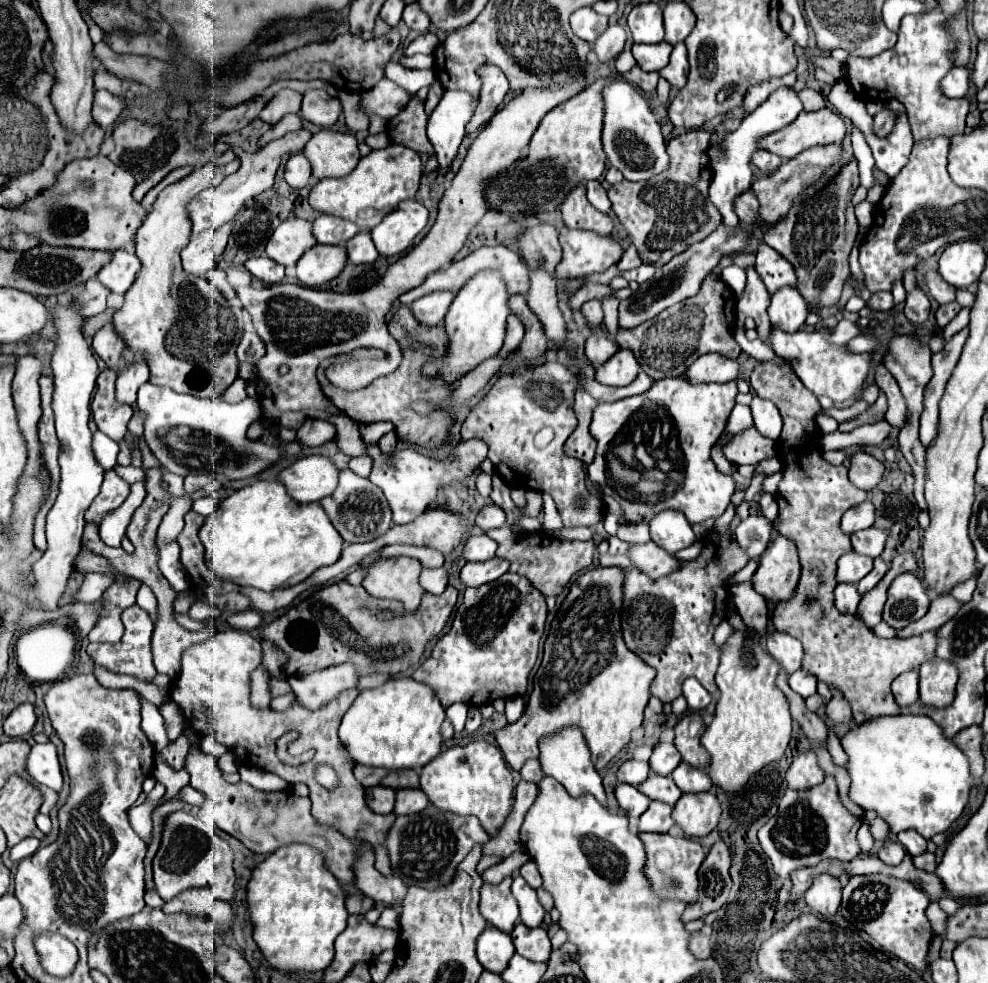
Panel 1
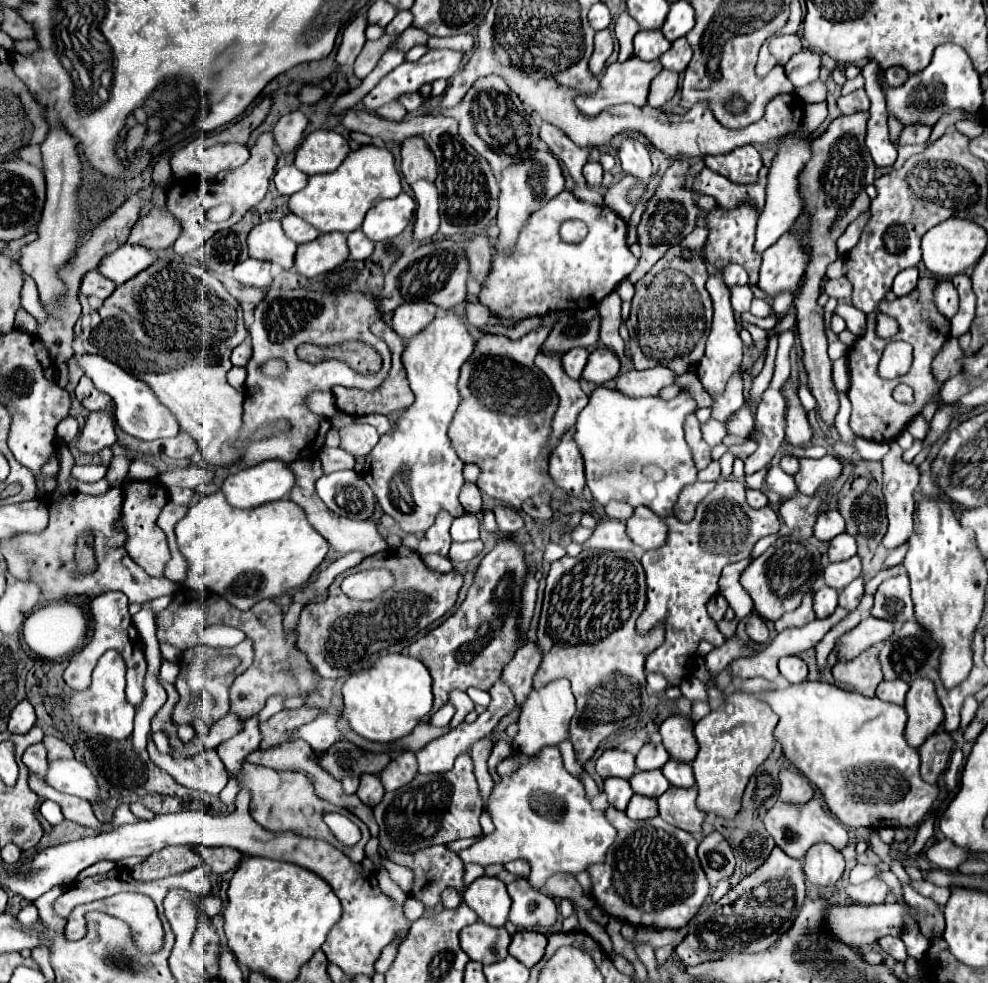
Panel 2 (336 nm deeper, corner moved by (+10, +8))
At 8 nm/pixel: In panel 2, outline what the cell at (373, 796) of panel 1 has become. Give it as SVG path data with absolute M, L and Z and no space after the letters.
M366 774L366 776L360 776L360 786L358 786L358 798L366 804L366 806L376 806L382 796L384 796L384 786L380 782L378 776L374 774Z

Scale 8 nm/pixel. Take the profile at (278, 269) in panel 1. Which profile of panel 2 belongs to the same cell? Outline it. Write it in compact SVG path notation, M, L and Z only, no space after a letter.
M248 258L248 260L234 266L234 278L244 286L256 286L256 288L268 290L272 284L270 264L262 262L262 260Z

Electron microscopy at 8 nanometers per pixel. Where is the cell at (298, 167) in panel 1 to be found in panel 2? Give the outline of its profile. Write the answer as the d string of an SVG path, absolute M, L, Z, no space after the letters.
M294 164L282 166L274 176L274 184L276 184L278 192L284 196L292 196L294 192L302 190L306 186L306 182L308 182L308 176L304 172L300 172Z

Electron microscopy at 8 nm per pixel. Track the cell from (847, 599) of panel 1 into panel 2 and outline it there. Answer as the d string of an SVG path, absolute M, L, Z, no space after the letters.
M820 586L814 592L814 612L816 618L826 618L830 616L838 606L838 592L830 586Z

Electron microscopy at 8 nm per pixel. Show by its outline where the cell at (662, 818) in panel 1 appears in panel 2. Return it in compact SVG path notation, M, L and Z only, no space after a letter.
M634 794L628 808L626 808L626 816L630 816L632 820L646 820L646 818L654 818L658 814L658 806L654 798L646 798L646 796L638 796Z

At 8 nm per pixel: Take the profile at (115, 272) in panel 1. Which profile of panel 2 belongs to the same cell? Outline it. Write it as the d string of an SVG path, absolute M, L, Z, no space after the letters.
M122 244L116 252L106 256L100 264L100 272L114 280L116 284L124 284L130 280L134 274L146 270L150 264L154 264L154 256L148 248L144 246L132 246L132 244Z

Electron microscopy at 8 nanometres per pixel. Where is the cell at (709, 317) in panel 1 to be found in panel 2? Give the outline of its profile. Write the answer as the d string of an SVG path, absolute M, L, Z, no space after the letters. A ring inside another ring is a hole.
M698 224L690 236L686 236L680 244L672 246L654 266L652 270L636 282L636 296L632 298L632 310L630 318L626 322L630 330L630 352L632 362L638 370L654 368L654 366L668 366L676 376L690 370L690 366L698 364L704 356L706 338L710 334L712 324L712 300L706 290L708 270L702 258L698 256L698 250L706 242L708 230ZM682 248L692 248L694 258L684 260L680 256ZM666 304L666 306L664 306ZM638 336L638 344L636 344ZM676 360L676 362L668 362Z

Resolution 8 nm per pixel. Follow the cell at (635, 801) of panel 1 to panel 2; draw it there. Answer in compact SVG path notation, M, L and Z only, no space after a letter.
M610 778L610 780L604 780L604 792L608 794L608 802L610 806L618 808L618 810L626 810L630 798L632 798L632 788L630 788L630 782L628 780L622 780L622 778Z

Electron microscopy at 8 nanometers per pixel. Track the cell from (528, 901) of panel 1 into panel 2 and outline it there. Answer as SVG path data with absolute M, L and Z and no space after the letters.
M516 878L508 884L508 894L512 898L512 908L508 920L518 928L548 928L554 926L558 920L558 906L556 902L530 888L528 880Z

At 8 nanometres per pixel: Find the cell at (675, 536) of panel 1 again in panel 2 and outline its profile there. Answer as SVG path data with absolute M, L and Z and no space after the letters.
M638 506L634 514L626 522L630 540L642 548L642 550L654 550L660 548L666 542L668 528L664 524L664 518L656 516L650 508Z

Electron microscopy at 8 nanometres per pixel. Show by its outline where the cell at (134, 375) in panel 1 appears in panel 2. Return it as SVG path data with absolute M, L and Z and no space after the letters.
M92 412L78 434L78 450L84 454L96 454L110 448L116 442L112 422L114 420L106 412Z

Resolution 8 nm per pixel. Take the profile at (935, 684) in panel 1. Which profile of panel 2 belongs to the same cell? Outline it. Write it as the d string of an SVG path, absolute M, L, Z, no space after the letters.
M928 678L914 680L910 684L904 708L908 714L908 724L904 730L906 742L918 748L926 742L928 736L934 734L934 730L944 720L944 712L936 698L934 684Z

